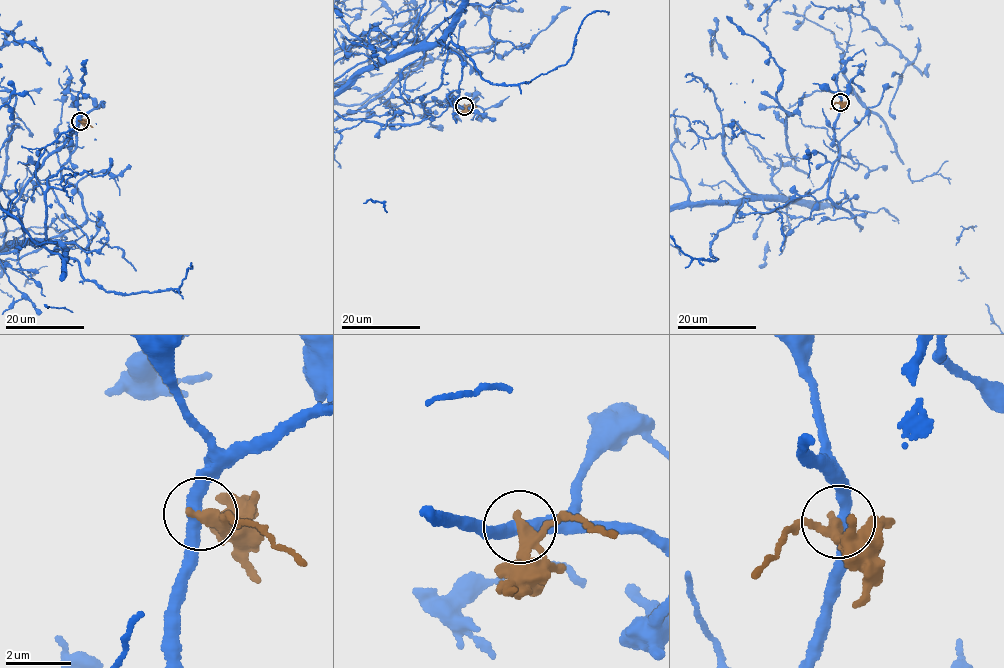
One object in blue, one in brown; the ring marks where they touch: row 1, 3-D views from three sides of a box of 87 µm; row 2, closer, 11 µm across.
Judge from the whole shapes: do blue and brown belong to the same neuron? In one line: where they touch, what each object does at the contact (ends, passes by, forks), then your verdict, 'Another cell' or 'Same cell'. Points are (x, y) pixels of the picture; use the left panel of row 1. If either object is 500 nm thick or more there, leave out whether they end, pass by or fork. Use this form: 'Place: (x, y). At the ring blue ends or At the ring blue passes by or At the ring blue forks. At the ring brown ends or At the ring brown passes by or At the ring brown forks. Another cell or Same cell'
Place: (80, 121). At the ring blue passes by. At the ring brown passes by. Another cell

